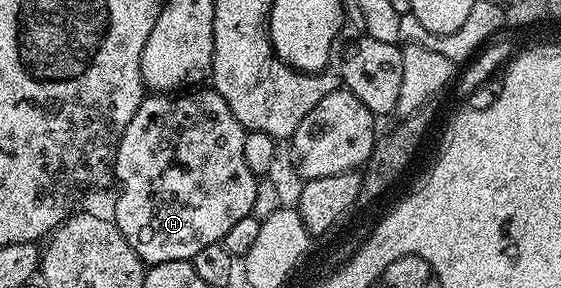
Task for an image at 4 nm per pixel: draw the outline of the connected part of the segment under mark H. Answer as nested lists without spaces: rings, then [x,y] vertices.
[[[189,89],[184,93],[149,93],[141,100],[135,117],[123,129],[123,137],[117,143],[117,158],[113,161],[113,173],[115,176],[115,188],[117,187],[117,200],[113,203],[111,218],[122,231],[123,237],[131,245],[131,249],[141,258],[145,265],[154,263],[166,263],[167,261],[179,261],[180,259],[193,260],[199,249],[207,249],[207,245],[221,243],[225,234],[231,230],[231,225],[243,221],[243,217],[253,214],[253,205],[257,188],[259,186],[258,176],[247,169],[247,161],[243,158],[243,141],[245,140],[245,128],[227,109],[227,101],[218,91],[212,89]]]

